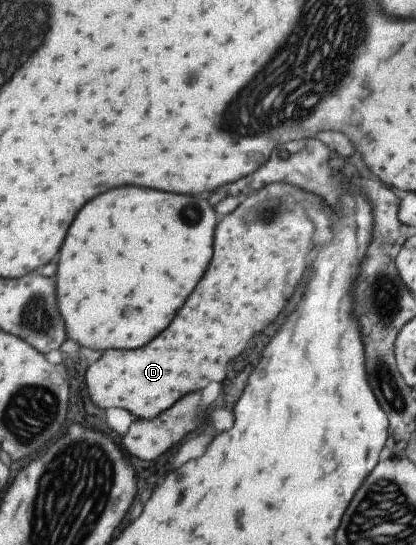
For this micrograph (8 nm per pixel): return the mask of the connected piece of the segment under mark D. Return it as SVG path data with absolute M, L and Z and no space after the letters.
M272 183L266 189L252 193L232 213L224 215L216 223L214 253L210 265L196 283L194 291L186 297L184 305L176 311L170 325L144 347L138 347L134 351L106 351L94 365L88 367L86 385L96 407L120 407L138 419L148 419L170 407L178 397L202 389L210 381L224 379L226 361L236 357L244 349L248 339L256 331L264 329L274 319L274 315L280 313L306 269L304 257L312 247L312 225L304 215L300 197L302 191L298 191L296 187Z

